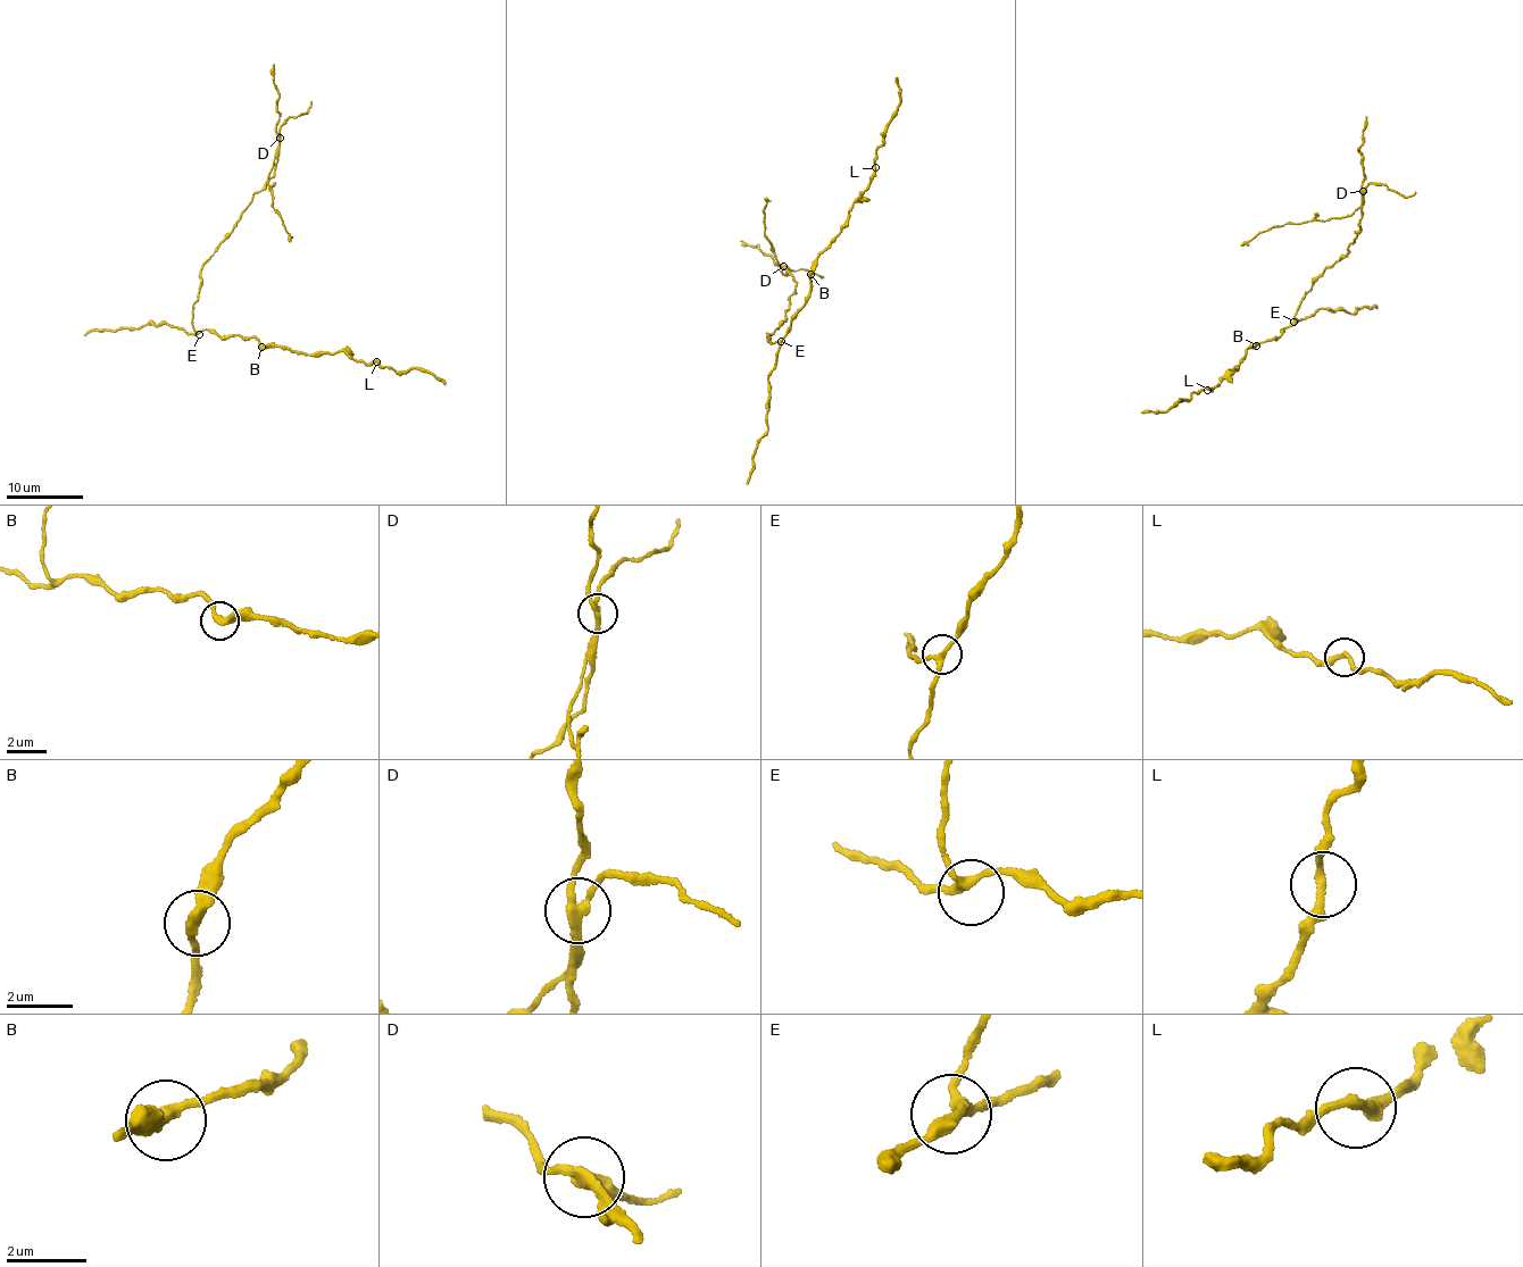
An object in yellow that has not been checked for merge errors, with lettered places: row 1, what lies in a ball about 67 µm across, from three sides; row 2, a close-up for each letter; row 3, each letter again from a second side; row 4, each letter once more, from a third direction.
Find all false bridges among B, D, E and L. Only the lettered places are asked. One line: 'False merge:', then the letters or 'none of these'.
False merge: D

